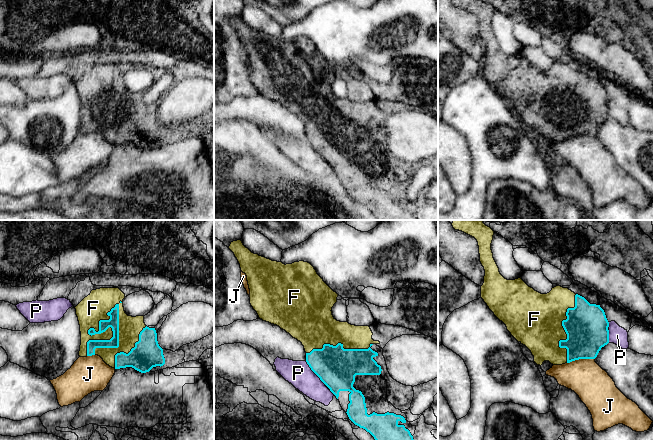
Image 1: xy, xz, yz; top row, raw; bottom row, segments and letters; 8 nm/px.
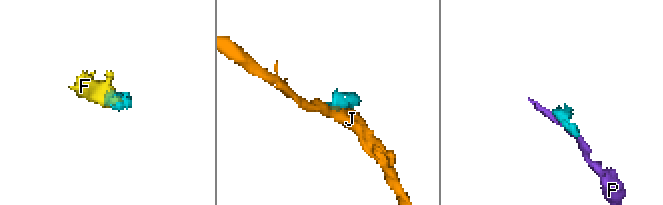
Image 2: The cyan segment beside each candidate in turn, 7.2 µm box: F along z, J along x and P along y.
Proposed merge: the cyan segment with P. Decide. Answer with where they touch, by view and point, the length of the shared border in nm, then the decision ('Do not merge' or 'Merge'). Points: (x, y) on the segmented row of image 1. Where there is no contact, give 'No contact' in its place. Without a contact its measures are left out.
Touches cyan at xz (314, 372). Shared border 260 nm. Do not merge

